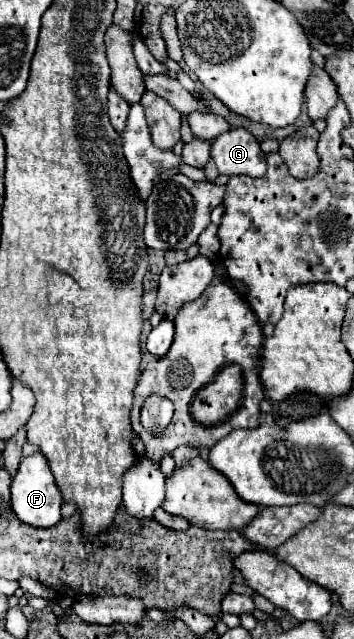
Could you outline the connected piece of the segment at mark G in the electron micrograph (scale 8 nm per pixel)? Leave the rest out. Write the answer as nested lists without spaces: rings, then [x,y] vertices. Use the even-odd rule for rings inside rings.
[[[229,129],[227,133],[221,133],[211,141],[211,157],[217,163],[219,173],[223,175],[249,175],[249,177],[263,177],[267,171],[265,165],[265,153],[261,151],[259,143],[251,133],[243,133],[243,129]]]

